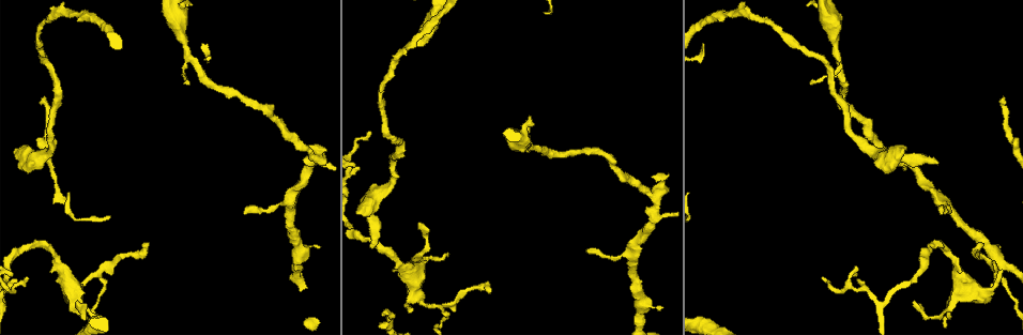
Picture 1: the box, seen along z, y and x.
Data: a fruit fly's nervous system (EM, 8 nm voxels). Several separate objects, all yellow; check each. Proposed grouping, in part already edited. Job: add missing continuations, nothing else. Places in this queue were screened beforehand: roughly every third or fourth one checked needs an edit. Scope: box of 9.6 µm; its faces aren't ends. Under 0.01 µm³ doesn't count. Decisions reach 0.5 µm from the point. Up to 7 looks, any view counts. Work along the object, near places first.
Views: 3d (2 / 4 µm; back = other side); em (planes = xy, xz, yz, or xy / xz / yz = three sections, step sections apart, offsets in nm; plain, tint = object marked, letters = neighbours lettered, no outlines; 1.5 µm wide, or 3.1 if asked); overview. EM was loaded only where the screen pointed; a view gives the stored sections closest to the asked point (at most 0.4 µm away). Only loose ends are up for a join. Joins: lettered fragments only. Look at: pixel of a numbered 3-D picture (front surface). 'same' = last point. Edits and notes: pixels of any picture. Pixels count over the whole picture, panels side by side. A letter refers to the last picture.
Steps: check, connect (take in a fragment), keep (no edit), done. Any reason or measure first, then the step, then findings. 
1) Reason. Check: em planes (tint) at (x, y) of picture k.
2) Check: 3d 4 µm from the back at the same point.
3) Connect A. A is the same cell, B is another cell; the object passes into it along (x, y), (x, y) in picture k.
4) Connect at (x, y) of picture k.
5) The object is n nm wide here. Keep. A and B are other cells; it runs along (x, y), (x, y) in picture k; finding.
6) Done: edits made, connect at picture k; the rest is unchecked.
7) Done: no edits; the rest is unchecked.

Branch stops here. Check: 3d 4 µm from the back at (370, 247) of picture 1.

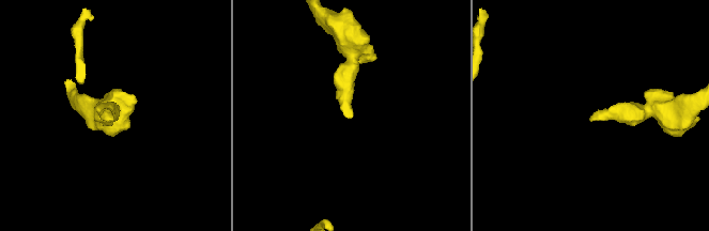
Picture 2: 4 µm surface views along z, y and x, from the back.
Check: em xz step 8 (letters) at (591, 120) of picture 2.

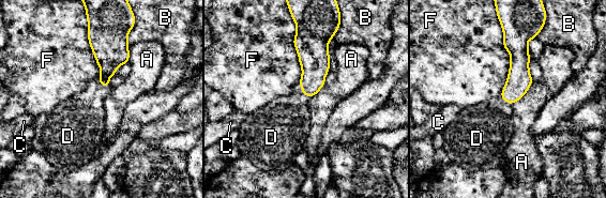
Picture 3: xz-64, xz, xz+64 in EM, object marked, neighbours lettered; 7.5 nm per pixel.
Check: em planes (letters) at the same point.

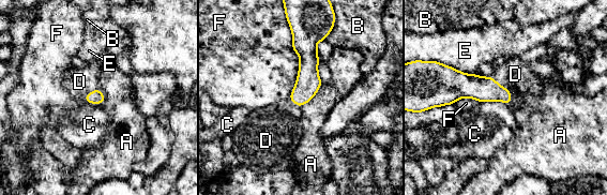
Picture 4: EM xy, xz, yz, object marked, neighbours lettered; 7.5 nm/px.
The longest contact is with F, 550 nm. Connect D. D is the same cell, A, B, C, E and F are other cells; the object passes into it along (483, 89), (500, 85), (515, 74) in picture 4; the neuron continues.

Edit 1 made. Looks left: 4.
Redraw. Check: overview.

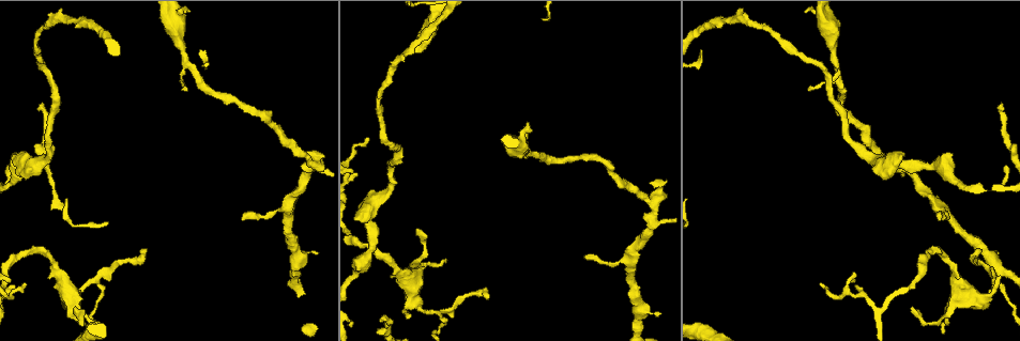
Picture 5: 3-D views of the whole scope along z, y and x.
Tapers out. Check: em planes (letters) at (1001, 105) of picture 5.

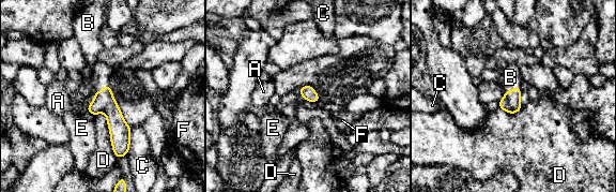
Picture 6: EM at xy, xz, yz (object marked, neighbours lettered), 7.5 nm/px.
The object is 100 nm wide here. Connect B. B is the same cell, A, C, D, E and F are other cells; the object passes into it along (510, 103), (512, 89), (510, 77) in picture 6; it goes on there.

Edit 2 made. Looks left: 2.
Done: edits made, connect at picture 4, connect at picture 6; the rest is unchecked.

